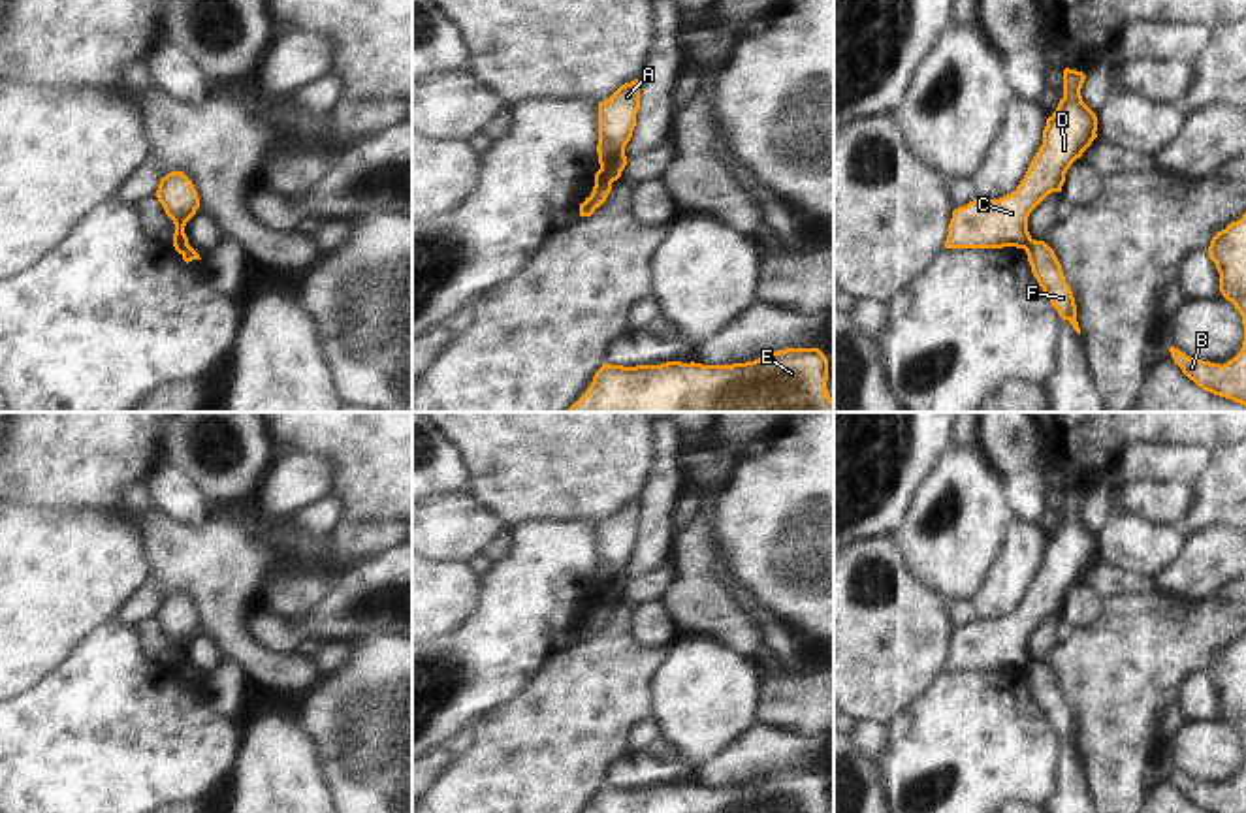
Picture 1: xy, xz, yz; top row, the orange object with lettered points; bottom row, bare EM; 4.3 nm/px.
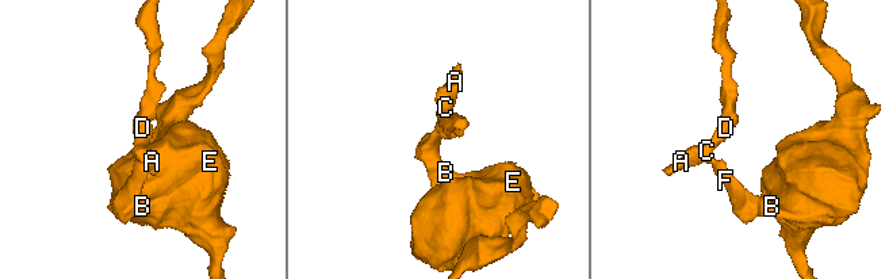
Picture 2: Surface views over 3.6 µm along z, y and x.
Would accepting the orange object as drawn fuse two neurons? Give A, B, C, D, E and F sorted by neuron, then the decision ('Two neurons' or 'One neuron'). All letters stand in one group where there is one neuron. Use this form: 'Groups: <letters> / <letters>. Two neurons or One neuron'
Groups: A C D / B E F. Two neurons.

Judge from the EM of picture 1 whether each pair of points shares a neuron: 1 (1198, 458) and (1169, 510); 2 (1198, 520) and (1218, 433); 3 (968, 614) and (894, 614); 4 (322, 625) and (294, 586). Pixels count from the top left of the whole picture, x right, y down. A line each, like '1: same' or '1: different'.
1: different
2: different
3: different
4: different

